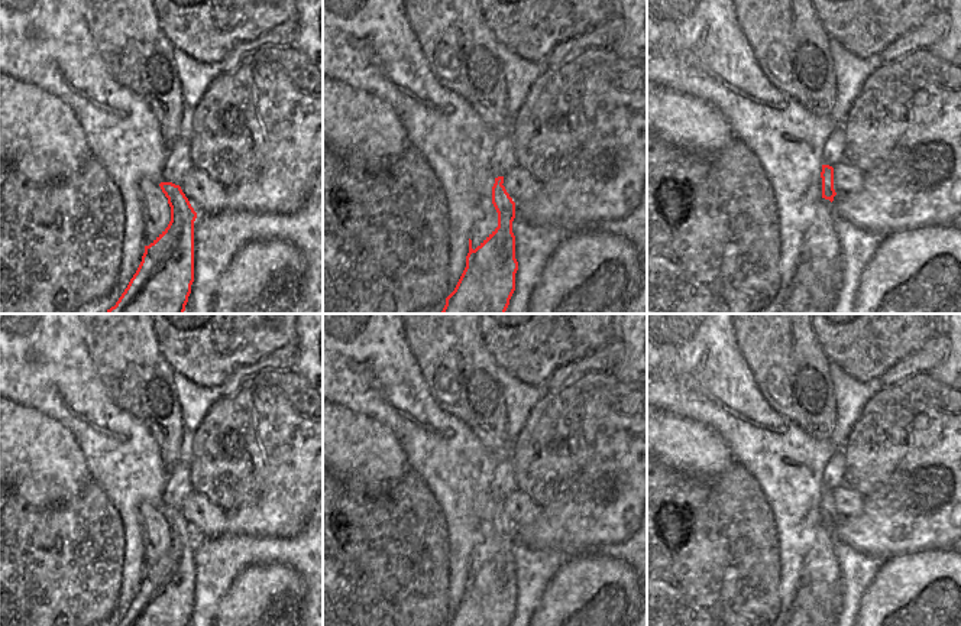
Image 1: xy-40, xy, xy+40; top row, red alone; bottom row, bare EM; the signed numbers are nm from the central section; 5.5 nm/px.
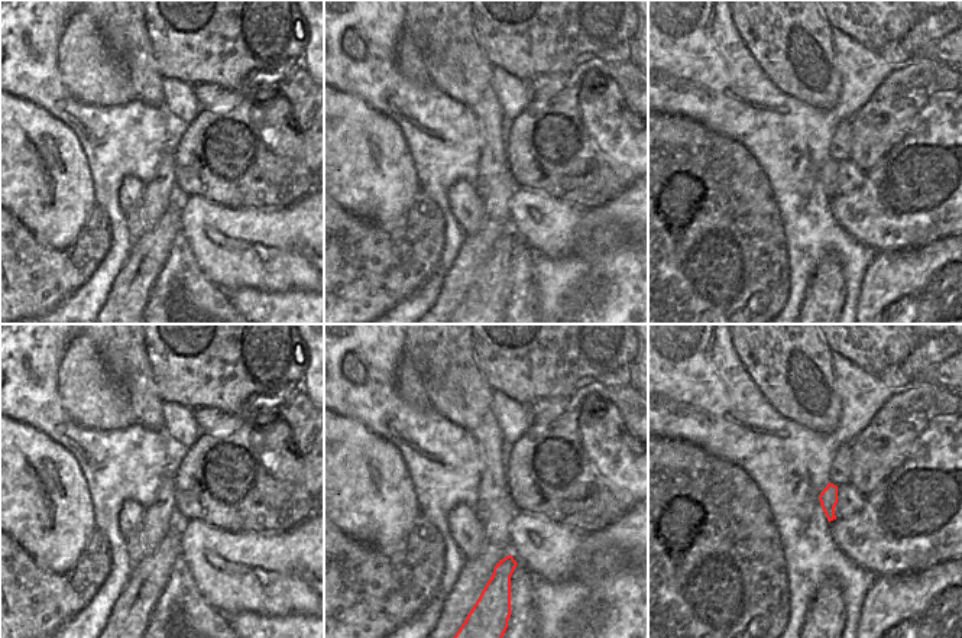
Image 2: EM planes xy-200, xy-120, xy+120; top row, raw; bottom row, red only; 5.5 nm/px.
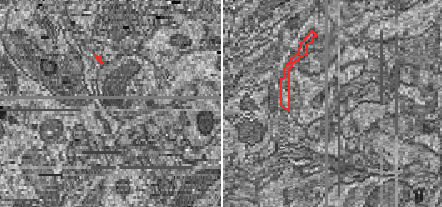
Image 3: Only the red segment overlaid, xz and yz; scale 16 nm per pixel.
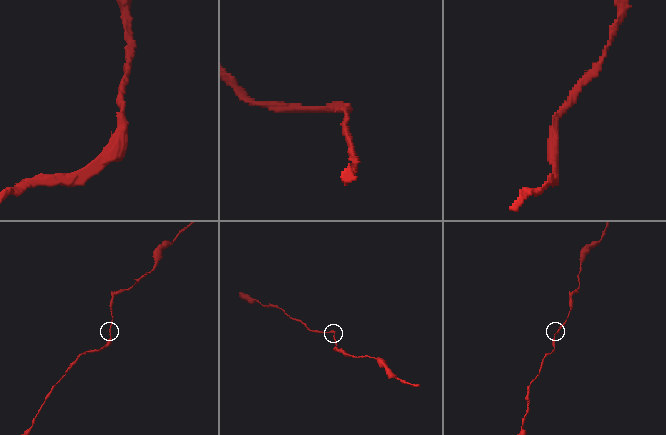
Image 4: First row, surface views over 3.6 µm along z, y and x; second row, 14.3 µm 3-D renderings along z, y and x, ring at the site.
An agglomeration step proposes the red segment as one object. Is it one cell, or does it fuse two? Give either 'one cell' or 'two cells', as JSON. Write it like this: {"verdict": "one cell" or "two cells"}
{"verdict": "one cell"}

